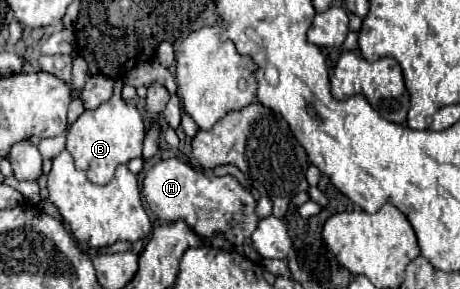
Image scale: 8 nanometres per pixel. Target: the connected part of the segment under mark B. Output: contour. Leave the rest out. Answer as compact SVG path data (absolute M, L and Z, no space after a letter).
M115 91L107 103L93 111L83 111L81 117L71 125L67 135L67 151L73 155L75 167L87 171L91 183L107 185L119 165L143 155L143 137L145 125L141 113L135 109L135 105L125 103L119 91Z

